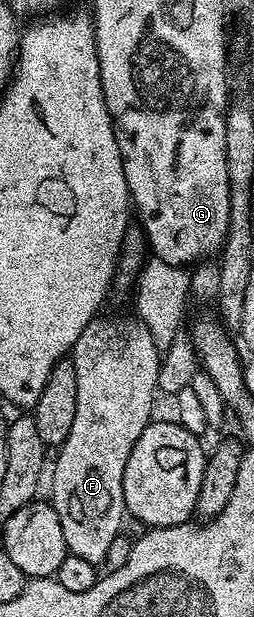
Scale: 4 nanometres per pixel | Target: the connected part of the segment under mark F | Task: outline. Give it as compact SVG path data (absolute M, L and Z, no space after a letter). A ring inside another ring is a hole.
M102 314L100 317L93 319L87 325L87 329L83 329L83 333L79 333L79 341L75 341L73 350L71 352L71 358L73 364L75 365L75 385L77 386L77 396L75 397L75 422L71 424L71 433L67 433L67 441L63 441L59 450L56 452L57 460L52 460L51 463L51 475L53 471L53 496L51 496L51 502L55 513L59 513L59 525L63 525L63 537L65 538L65 546L67 548L68 554L74 555L75 557L83 557L83 561L91 561L94 565L104 564L105 558L107 557L107 549L111 546L111 541L115 541L117 535L122 534L123 527L121 527L121 518L126 518L127 512L125 510L125 502L123 501L123 469L127 465L127 457L131 457L131 449L135 449L135 441L139 441L139 433L143 433L143 429L150 421L154 418L153 415L153 398L159 395L157 378L159 377L162 352L158 351L155 347L155 343L152 340L151 334L147 331L147 326L145 326L139 318L131 317L128 319L125 315L105 315Z

